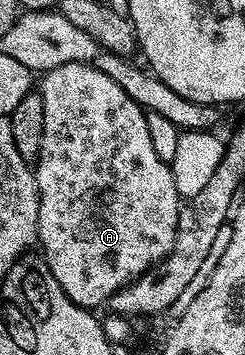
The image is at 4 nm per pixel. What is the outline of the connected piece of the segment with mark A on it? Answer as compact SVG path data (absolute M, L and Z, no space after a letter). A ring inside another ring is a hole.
M94 64L66 65L57 67L52 73L46 74L42 78L43 88L41 94L45 107L45 139L41 146L41 153L34 170L35 181L39 185L39 240L38 244L43 245L42 256L46 257L57 283L69 295L73 303L77 303L83 309L92 311L98 310L98 305L106 306L111 298L116 297L126 285L131 285L141 276L148 273L155 265L159 265L171 254L173 247L177 243L177 227L179 226L179 211L181 208L181 198L177 191L175 176L170 164L161 161L157 155L156 148L153 147L152 136L147 122L147 113L109 75L105 75Z

